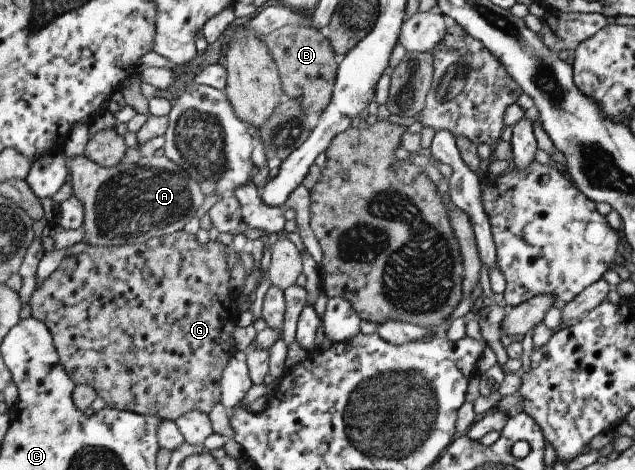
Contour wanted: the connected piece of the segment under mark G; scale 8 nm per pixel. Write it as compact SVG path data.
M185 230L172 235L154 237L142 244L125 244L113 247L91 245L87 251L63 259L56 270L38 285L29 300L31 316L42 320L52 330L62 365L68 370L76 384L93 385L107 406L142 415L158 416L163 421L165 419L176 421L193 410L209 414L217 404L222 402L221 381L224 377L223 373L237 354L237 348L233 345L233 332L237 330L241 311L238 294L229 288L231 269L229 269L229 262L227 262L227 248L228 246L221 244L219 240L211 240L206 244L201 244L195 234L190 234Z

